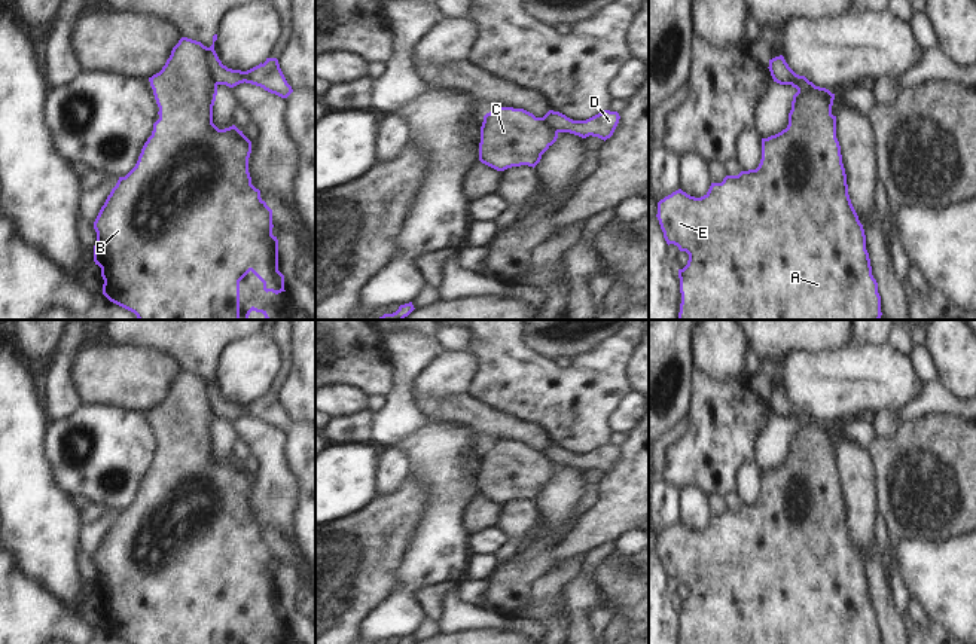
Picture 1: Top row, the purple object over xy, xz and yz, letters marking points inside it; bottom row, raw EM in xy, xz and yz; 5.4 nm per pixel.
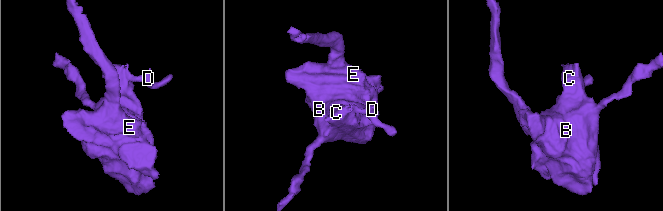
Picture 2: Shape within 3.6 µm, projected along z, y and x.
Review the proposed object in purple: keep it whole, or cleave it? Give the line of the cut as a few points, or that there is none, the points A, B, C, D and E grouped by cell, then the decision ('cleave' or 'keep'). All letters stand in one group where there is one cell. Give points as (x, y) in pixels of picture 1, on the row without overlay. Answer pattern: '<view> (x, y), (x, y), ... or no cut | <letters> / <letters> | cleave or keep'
xy (206, 381), (212, 388), (212, 406), (217, 417) | A B C E / D | cleave

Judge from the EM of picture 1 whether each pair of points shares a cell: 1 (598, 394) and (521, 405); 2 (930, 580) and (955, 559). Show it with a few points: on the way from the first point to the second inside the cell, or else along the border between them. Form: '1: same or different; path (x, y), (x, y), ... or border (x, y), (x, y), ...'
1: same; path (579, 396), (540, 396)
2: same; path (936, 574), (941, 574), (949, 565)

